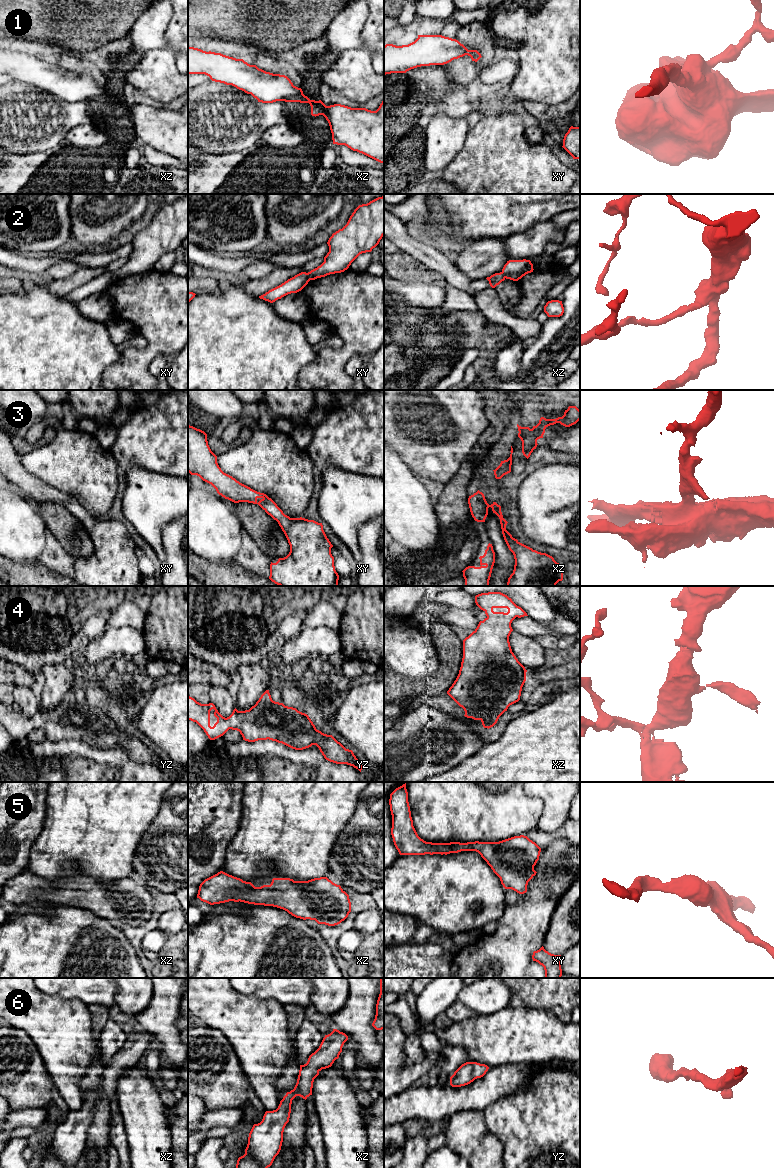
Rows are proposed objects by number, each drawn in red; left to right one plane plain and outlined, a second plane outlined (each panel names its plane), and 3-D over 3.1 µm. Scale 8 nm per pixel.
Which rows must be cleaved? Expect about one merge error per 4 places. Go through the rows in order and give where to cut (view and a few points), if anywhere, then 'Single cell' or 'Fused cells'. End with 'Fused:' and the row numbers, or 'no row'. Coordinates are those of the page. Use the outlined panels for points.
1: No split. Single cell
2: Split along xy (306, 273), (309, 280). Fused cells
3: No split. Single cell
4: No split. Single cell
5: No split. Single cell
6: No split. Single cell
Fused: 2

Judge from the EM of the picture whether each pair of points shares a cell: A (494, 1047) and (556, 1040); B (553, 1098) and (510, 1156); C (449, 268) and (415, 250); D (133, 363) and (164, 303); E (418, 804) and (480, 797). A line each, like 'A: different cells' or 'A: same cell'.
A: same cell
B: same cell
C: same cell
D: same cell
E: same cell

